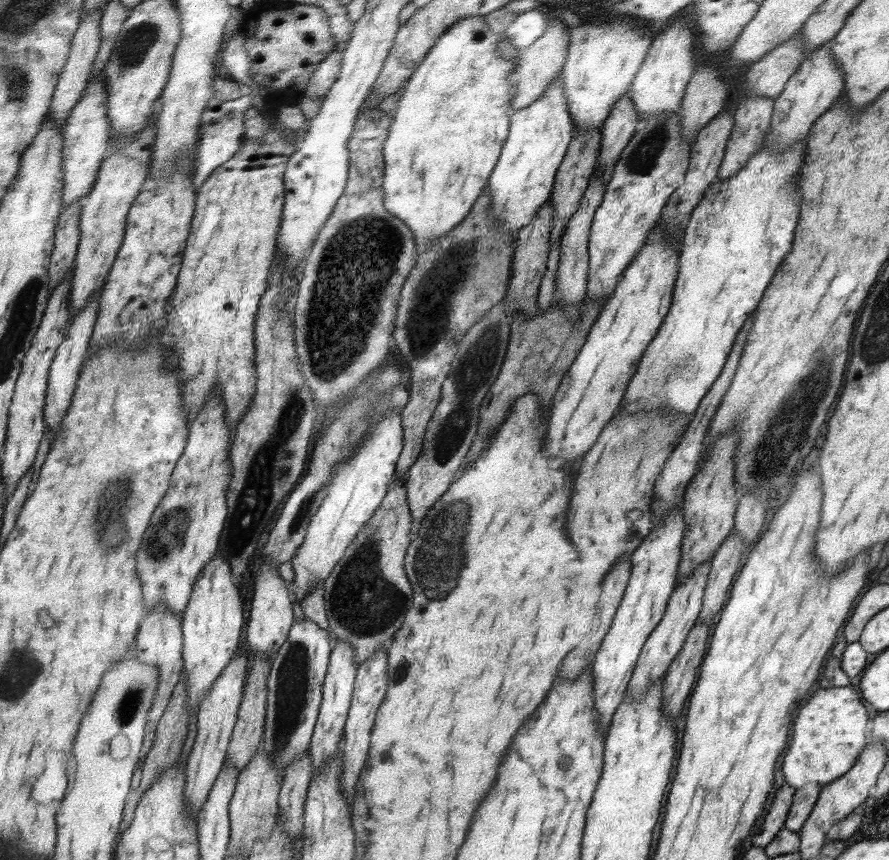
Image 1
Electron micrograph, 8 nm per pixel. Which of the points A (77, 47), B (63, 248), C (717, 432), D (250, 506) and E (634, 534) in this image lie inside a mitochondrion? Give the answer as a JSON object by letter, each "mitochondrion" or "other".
{"A":"other","B":"other","C":"other","D":"mitochondrion","E":"other"}

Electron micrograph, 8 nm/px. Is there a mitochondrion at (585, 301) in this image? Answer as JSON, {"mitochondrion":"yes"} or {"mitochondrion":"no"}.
{"mitochondrion":"no"}

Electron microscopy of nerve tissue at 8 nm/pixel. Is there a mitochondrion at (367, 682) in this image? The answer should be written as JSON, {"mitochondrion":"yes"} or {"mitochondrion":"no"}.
{"mitochondrion":"no"}

